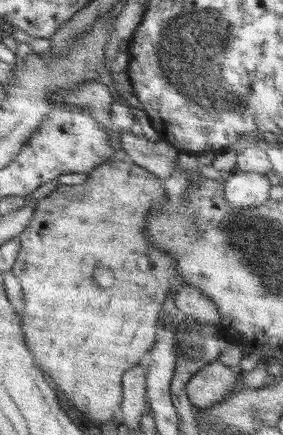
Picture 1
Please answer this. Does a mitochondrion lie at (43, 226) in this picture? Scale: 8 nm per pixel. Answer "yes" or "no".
no

